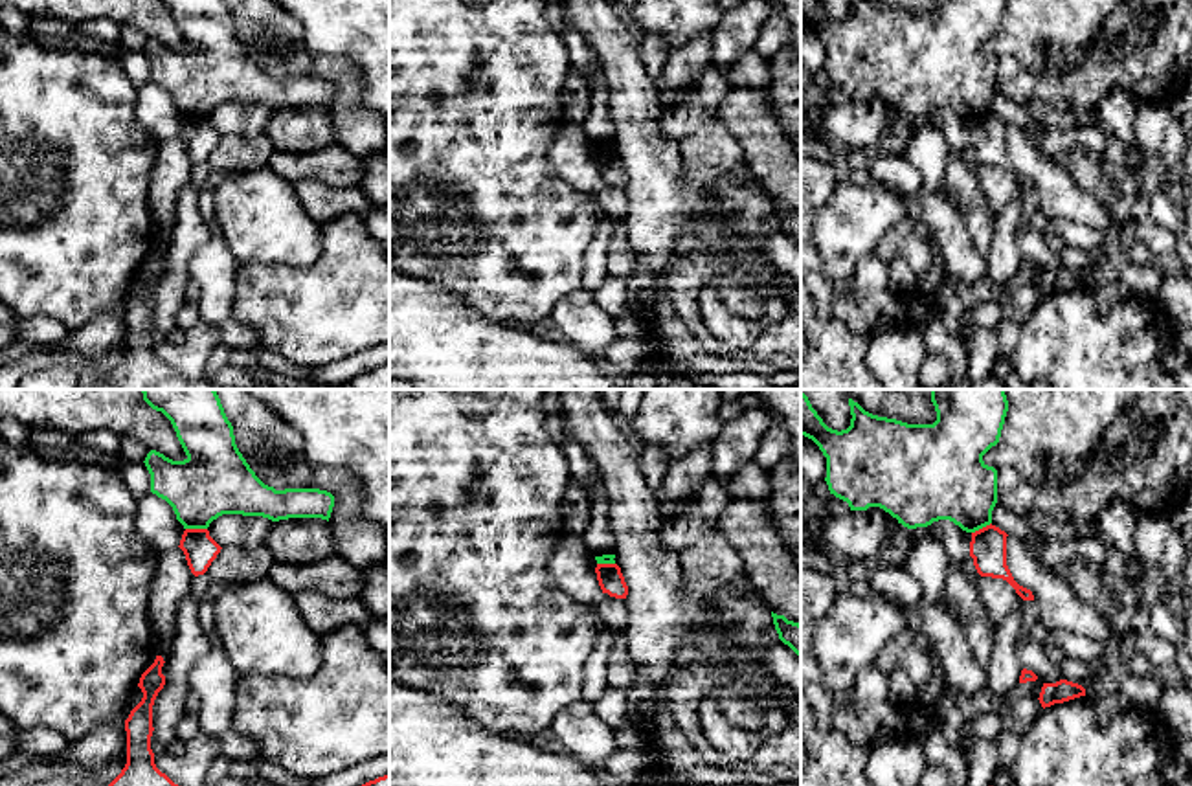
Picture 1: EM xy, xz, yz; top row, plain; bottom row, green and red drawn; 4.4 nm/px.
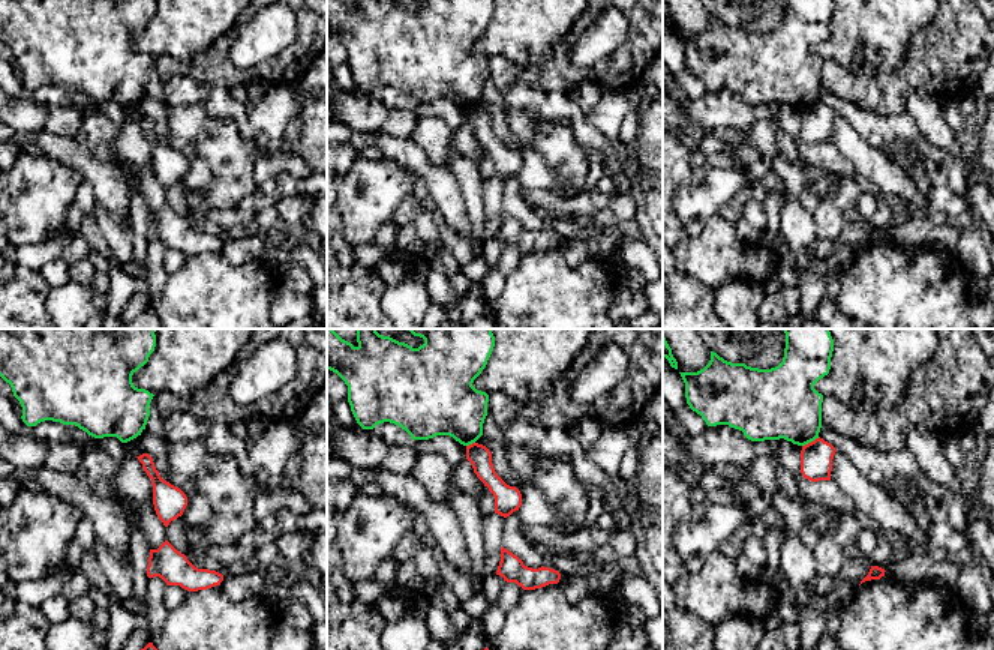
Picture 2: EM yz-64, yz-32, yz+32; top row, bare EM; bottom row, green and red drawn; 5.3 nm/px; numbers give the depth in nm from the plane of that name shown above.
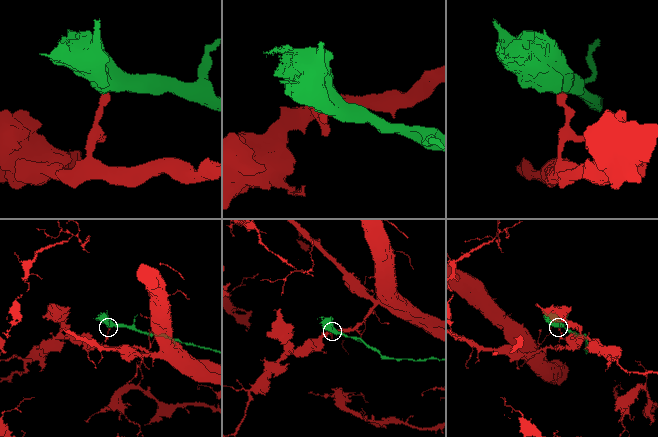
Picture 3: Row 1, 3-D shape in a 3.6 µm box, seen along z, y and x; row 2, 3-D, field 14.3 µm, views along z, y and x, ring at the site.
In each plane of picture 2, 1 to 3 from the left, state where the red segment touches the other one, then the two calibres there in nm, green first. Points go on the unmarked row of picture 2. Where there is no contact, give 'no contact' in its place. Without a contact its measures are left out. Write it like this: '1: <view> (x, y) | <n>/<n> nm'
1: no contact
2: yz-32 (470, 107) | 340/120 nm
3: yz+32 (810, 105) | 360/180 nm

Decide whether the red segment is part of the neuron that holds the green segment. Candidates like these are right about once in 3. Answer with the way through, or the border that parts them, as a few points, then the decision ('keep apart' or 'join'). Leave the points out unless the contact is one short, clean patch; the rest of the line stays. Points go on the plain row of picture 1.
border along xy (186, 116), (206, 118); keep apart

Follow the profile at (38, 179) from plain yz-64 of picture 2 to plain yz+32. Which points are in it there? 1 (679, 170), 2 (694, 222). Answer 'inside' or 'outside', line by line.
1: outside
2: inside

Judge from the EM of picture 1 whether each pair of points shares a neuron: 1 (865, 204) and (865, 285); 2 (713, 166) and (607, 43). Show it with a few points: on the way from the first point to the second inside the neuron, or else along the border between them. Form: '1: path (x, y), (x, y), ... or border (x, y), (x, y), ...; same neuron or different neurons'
1: border (873, 252), (842, 283); different neurons
2: border (658, 107), (658, 125), (676, 147); different neurons

